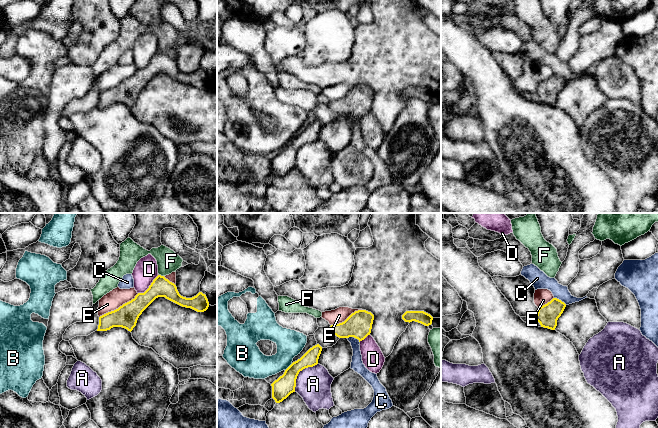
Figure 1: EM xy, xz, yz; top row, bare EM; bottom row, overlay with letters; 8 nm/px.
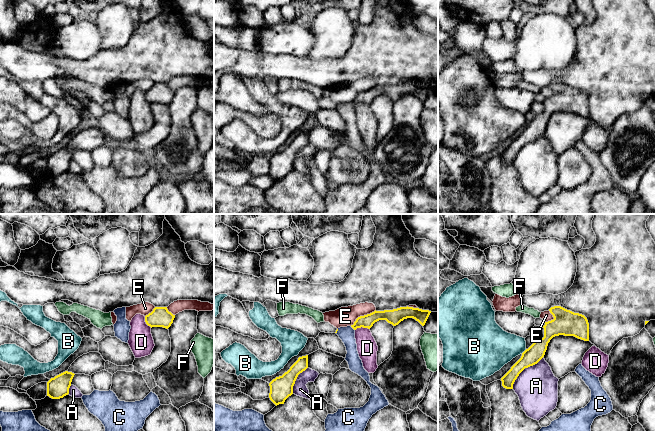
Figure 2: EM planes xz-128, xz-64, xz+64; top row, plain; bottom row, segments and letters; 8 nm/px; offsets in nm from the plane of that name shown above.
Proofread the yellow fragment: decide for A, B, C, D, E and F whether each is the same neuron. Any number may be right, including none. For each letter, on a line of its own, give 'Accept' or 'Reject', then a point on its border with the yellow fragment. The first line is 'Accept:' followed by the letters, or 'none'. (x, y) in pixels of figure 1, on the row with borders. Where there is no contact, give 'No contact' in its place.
Accept: none
A: Reject. Touches yellow at xz (298, 373)
B: Reject. Touches yellow at xz (288, 367)
C: Reject. Touches yellow at xz (354, 337)
D: Reject. Touches yellow at xy (149, 286)
E: Reject. Touches yellow at xy (119, 307)
F: Reject. Touches yellow at xy (160, 275)

